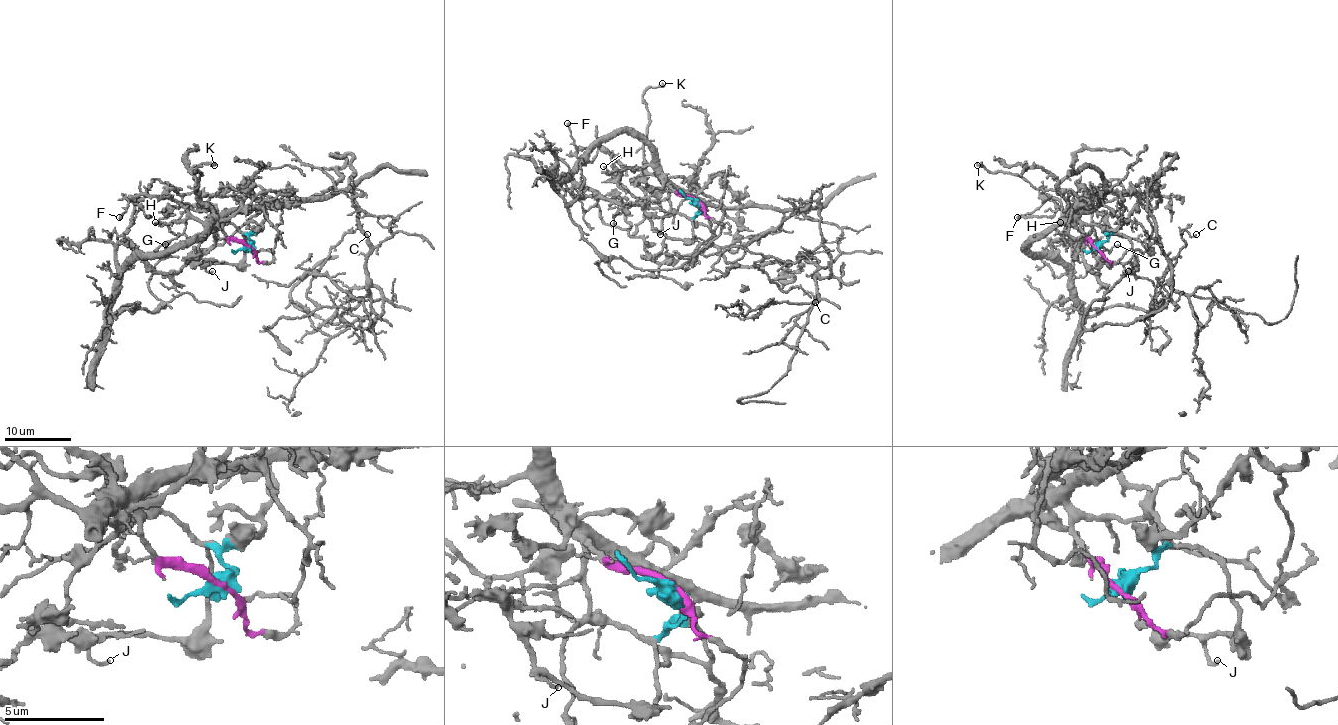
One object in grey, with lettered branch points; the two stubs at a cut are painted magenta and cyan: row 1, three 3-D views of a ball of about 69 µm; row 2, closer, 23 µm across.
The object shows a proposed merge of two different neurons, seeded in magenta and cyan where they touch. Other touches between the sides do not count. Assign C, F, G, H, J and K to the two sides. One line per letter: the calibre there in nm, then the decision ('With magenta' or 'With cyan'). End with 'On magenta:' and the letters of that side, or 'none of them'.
C: Thickness 100 nm. With cyan
F: Thickness 240 nm. With magenta
G: Thickness 110 nm. With magenta
H: Thickness 130 nm. With magenta
J: Thickness 150 nm. With cyan
K: Thickness 240 nm. With magenta
On magenta: F, G, H, K

